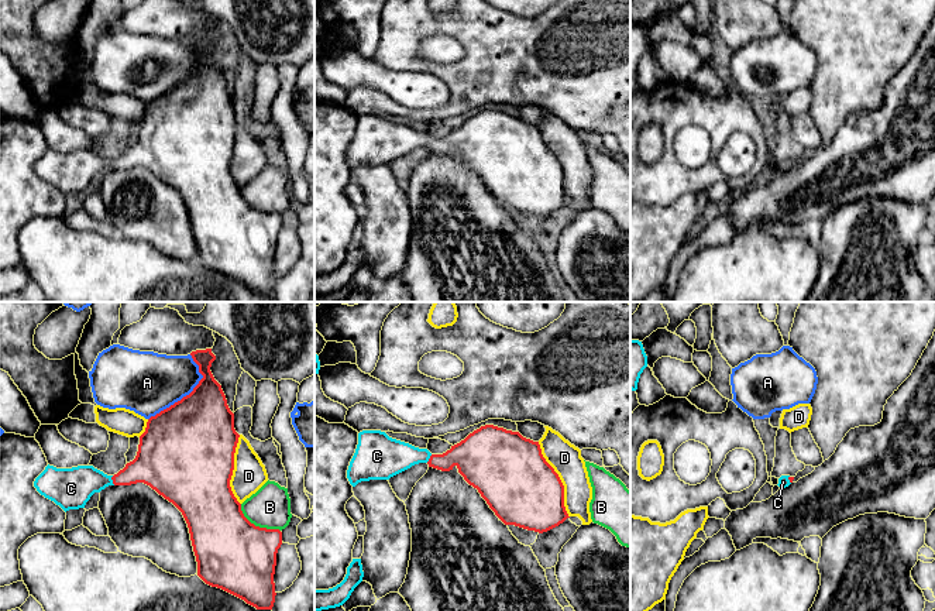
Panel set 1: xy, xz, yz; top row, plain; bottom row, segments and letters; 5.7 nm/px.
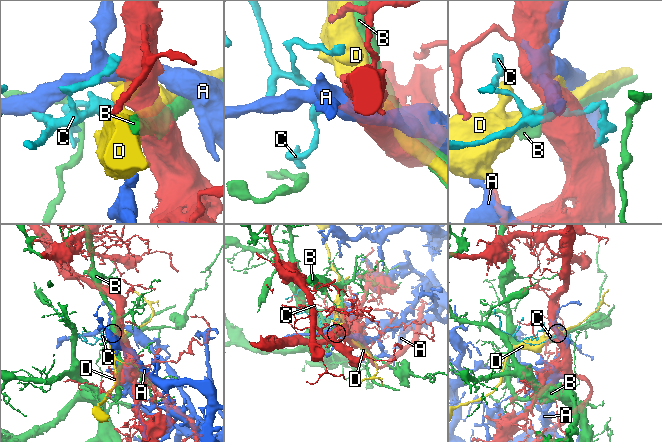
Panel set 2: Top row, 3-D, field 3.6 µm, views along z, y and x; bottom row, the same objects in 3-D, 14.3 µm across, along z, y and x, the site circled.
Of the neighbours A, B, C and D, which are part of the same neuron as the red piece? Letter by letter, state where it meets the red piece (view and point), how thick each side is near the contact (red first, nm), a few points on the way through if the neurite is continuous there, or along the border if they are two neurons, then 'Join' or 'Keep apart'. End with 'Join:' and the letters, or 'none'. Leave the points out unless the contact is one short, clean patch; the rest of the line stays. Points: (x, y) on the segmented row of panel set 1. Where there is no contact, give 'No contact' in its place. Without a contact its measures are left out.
A: Touches red at xy (189, 394). Thickness 460 nm (red) against 360 nm. Keep apart
B: Touches red at xy (257, 527). Thickness 420 nm (red) against 240 nm. Keep apart
C: Touches red at xy (112, 479). Thickness 220 nm (red) against 240 nm. Path across: xy (153, 464), (126, 477), (112, 479), (85, 480), (71, 488). Join
D: Touches red at xz (560, 480). Thickness 420 nm (red) against 180 nm. Keep apart
Join: C

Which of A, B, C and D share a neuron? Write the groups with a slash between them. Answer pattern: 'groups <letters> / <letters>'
groups A / B / C / D

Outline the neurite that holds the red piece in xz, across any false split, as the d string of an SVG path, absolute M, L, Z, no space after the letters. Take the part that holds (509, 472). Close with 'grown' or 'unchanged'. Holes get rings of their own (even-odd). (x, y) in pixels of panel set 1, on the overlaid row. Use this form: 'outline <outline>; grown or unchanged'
outline M494 425L481 426L443 454L432 454L427 449L392 439L381 430L362 430L358 433L347 478L353 487L361 481L389 480L419 463L441 471L450 471L456 466L505 525L543 533L570 518L564 507L564 485L543 457L539 442Z; grown

